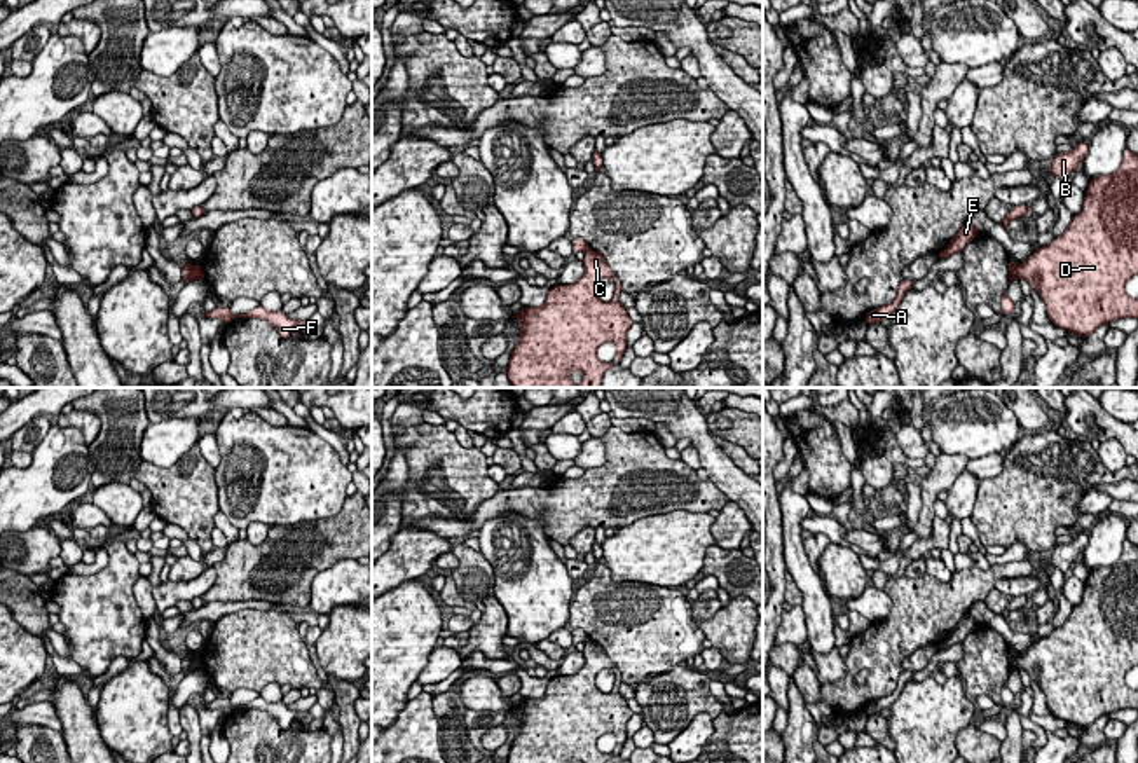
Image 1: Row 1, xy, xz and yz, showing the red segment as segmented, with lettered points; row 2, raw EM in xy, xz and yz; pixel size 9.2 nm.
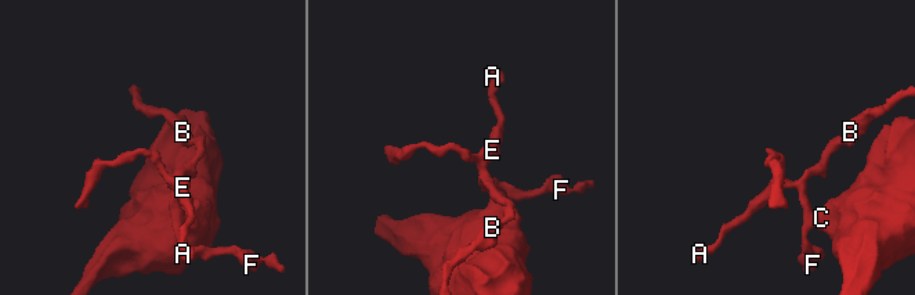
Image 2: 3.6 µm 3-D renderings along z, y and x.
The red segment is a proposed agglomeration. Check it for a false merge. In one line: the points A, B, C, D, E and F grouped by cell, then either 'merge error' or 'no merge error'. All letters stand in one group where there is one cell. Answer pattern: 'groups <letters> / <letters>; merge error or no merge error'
groups A B E F / C D; merge error

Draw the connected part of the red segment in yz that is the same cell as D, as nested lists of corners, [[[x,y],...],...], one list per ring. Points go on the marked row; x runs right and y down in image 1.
[[[1126,148],[1115,173],[1093,178],[1082,211],[1051,244],[1016,264],[1016,274],[1040,293],[1051,323],[1082,339],[1101,325],[1138,318],[1138,299],[1126,293],[1126,281],[1138,274],[1138,154]]]

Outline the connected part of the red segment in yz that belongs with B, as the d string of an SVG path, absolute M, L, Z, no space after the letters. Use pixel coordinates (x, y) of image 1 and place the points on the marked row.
M1079 141L1079 145L1070 152L1056 154L1052 161L1052 175L1065 182L1075 168L1082 164L1087 150L1089 145L1086 141Z

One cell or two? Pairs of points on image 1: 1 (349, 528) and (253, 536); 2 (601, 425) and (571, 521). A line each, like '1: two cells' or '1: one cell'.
1: two cells
2: two cells

